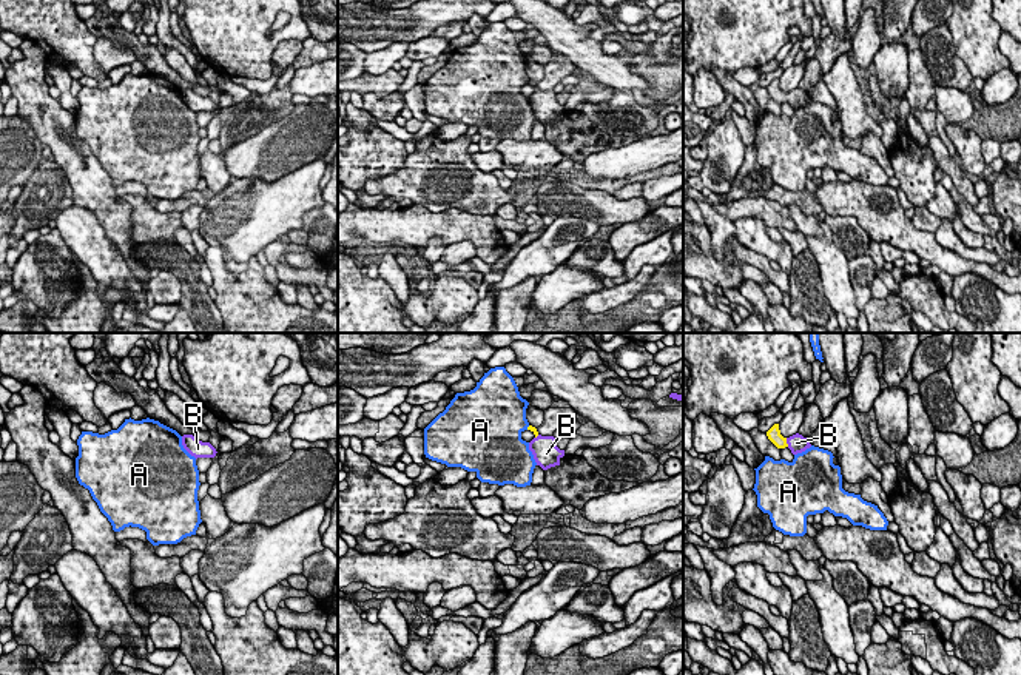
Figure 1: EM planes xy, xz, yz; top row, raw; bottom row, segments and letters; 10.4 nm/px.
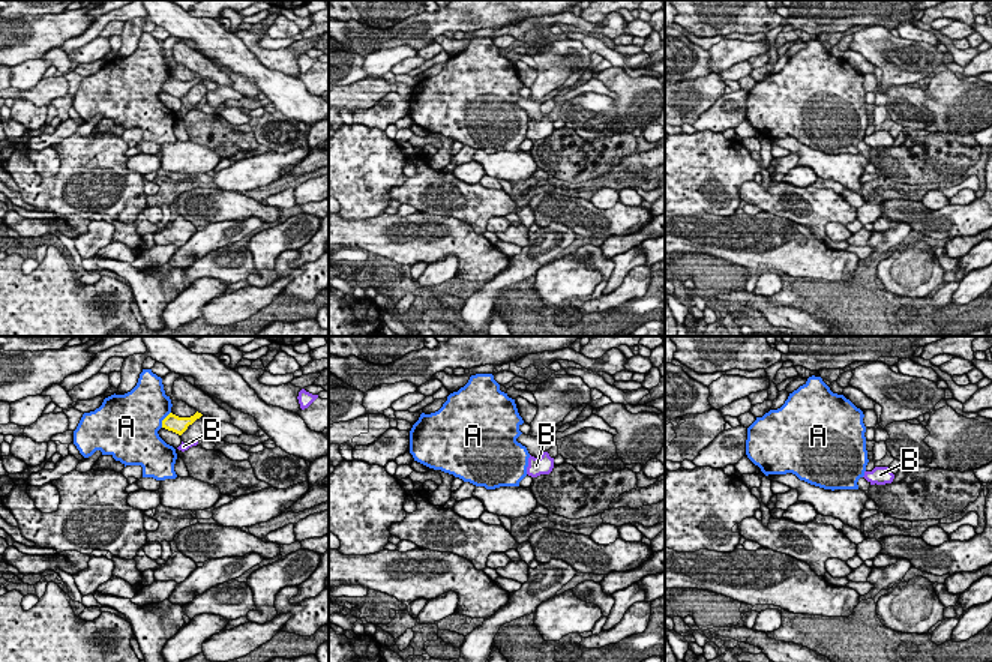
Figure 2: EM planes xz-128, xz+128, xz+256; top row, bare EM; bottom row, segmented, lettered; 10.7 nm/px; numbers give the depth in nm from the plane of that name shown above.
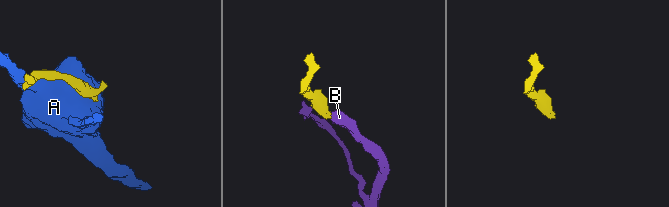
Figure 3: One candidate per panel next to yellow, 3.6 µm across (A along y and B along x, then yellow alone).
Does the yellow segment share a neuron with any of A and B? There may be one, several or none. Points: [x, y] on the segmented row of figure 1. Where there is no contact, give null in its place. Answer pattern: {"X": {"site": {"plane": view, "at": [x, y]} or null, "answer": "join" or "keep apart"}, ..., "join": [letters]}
{"A": {"site": {"plane": "xz", "at": [528, 427]}, "answer": "keep apart"}, "B": {"site": {"plane": "yz", "at": [785, 443]}, "answer": "join"}, "join": ["B"]}

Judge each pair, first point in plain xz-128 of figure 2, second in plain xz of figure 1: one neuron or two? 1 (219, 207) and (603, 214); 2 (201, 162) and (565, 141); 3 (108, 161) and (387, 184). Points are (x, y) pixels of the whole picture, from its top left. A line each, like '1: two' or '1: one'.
1: one
2: two
3: one

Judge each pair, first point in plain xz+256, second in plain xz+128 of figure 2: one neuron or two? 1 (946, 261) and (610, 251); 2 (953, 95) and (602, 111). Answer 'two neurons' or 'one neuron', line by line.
1: two neurons
2: two neurons

